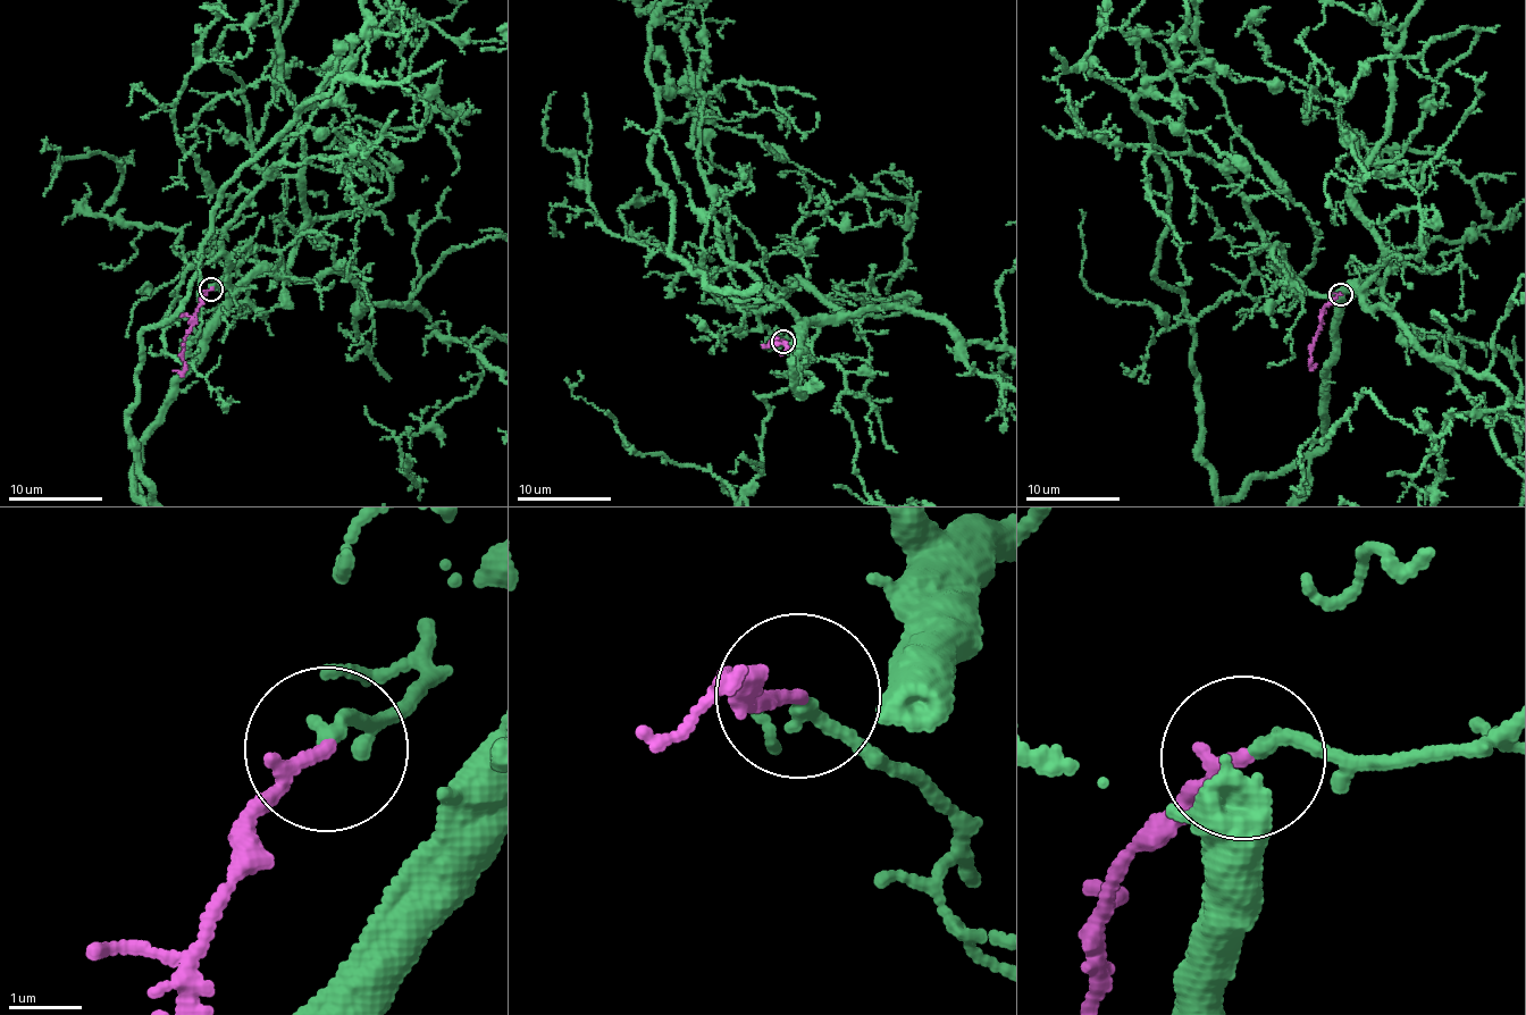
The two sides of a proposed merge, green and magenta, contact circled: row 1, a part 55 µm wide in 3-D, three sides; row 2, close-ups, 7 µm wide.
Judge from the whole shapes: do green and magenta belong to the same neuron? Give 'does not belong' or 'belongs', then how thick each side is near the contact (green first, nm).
belongs; 200 nm thick on the green side, 190 nm on the other

